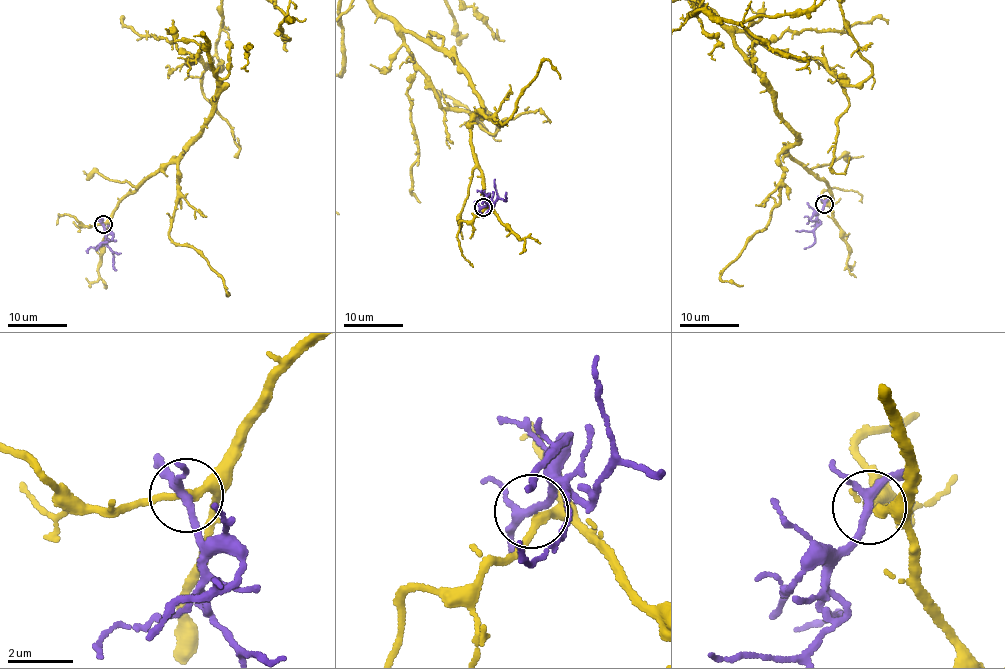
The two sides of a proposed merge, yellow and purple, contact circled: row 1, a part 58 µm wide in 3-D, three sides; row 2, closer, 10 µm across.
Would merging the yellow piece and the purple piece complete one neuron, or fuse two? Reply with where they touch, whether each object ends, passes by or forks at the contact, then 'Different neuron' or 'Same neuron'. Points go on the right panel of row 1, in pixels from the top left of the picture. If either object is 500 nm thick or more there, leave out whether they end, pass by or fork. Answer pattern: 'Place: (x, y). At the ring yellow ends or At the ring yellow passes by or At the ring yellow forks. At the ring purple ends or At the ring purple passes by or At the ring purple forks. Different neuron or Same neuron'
Place: (824, 204). At the ring yellow passes by. At the ring purple forks. Different neuron

